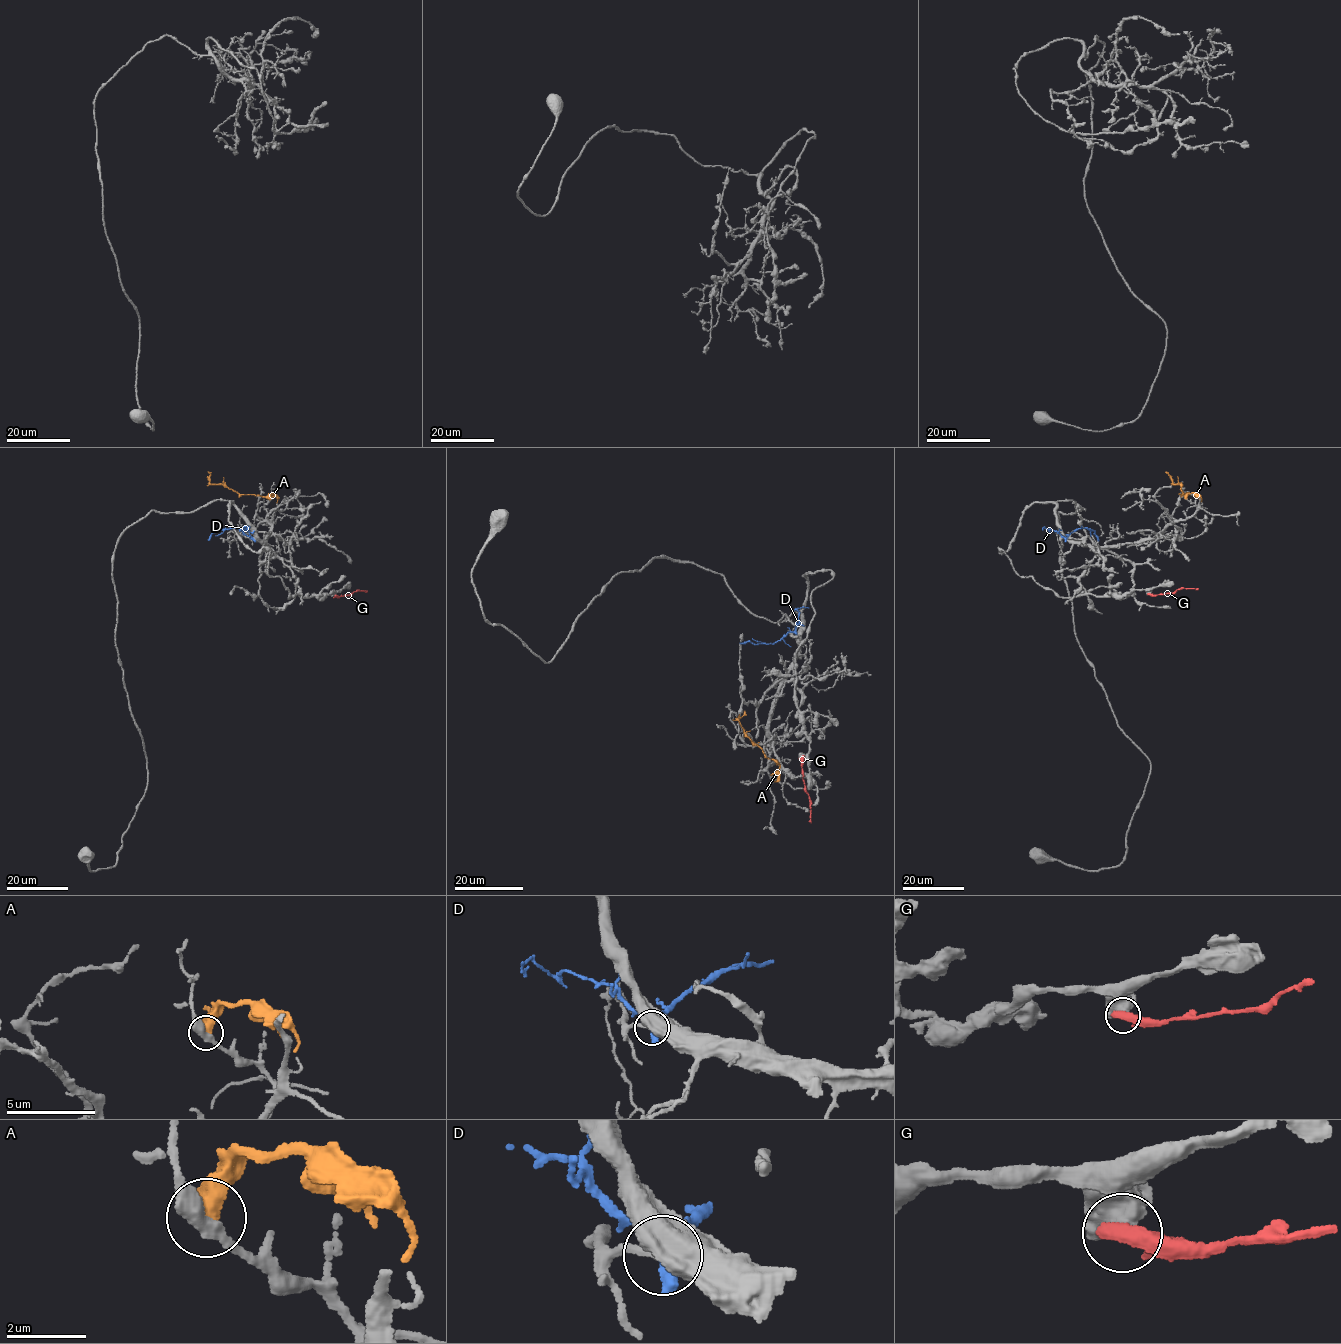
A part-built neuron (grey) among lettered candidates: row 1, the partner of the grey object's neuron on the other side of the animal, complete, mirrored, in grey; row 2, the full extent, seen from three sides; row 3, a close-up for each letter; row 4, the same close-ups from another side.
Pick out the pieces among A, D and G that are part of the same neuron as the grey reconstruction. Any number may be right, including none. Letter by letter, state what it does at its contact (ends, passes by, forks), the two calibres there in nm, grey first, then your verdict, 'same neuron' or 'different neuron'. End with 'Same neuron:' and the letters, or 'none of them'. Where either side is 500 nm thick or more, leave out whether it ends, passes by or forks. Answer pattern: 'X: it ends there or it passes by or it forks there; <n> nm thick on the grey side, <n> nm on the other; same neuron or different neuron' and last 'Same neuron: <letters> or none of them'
A: 360 nm thick on the grey side, 700 nm on the other; different neuron
D: it forks there; 240 nm thick on the grey side, 400 nm on the other; different neuron
G: 650 nm thick on the grey side, 600 nm on the other; different neuron
Same neuron: none of them

